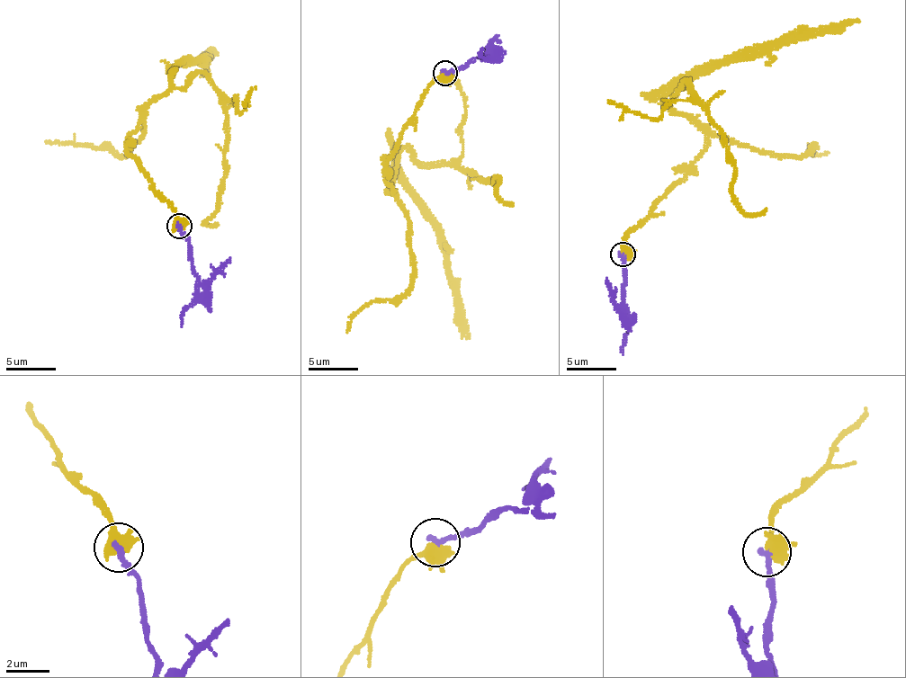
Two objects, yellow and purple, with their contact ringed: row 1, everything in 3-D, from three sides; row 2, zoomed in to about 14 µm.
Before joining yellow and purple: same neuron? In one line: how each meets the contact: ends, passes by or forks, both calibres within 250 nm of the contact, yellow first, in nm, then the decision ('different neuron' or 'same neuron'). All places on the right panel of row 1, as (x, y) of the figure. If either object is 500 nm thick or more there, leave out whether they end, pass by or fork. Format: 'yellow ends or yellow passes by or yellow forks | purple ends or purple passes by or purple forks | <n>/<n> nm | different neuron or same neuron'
yellow forks | purple ends | 400/280 nm | same neuron

